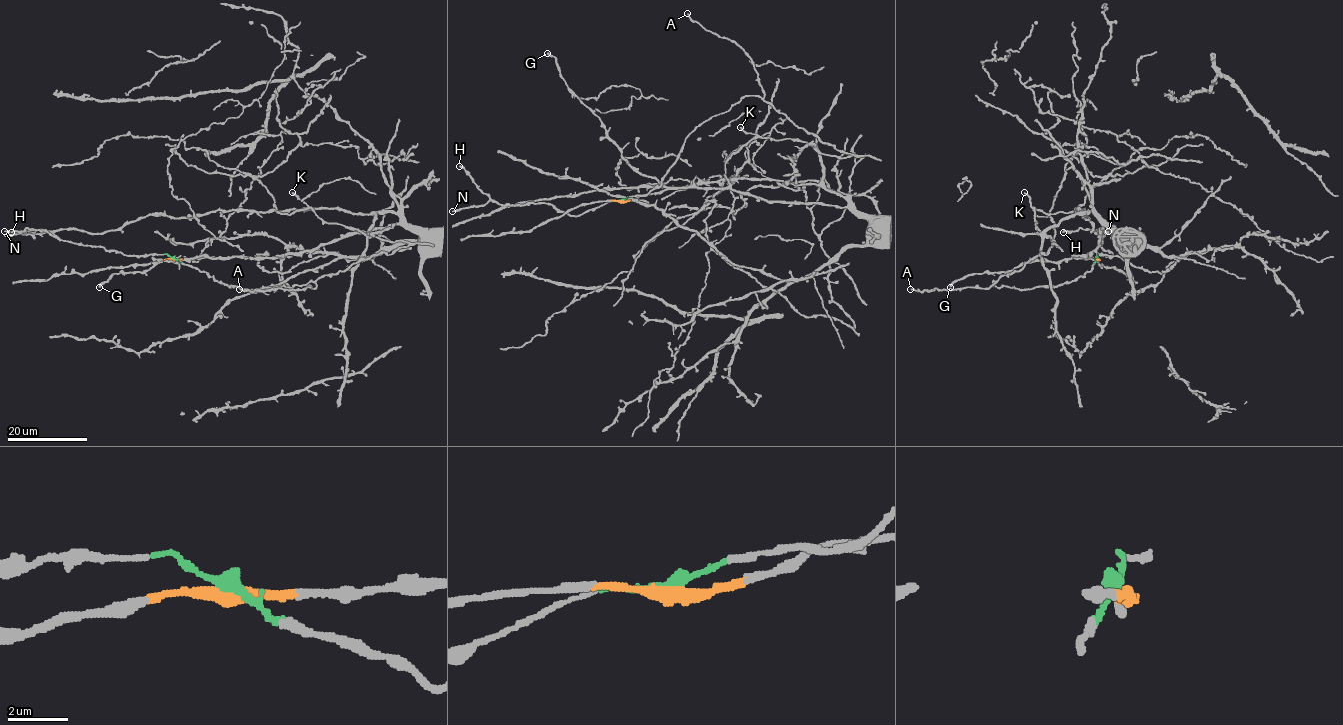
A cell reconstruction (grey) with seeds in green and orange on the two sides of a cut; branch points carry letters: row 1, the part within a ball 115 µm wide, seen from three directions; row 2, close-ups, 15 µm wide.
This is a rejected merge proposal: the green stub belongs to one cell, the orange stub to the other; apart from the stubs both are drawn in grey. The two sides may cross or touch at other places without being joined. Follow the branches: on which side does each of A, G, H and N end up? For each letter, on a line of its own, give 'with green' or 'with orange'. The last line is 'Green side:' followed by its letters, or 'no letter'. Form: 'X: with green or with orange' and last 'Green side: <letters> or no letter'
A: with green
G: with orange
H: with green
N: with green
Green side: A, H, N

